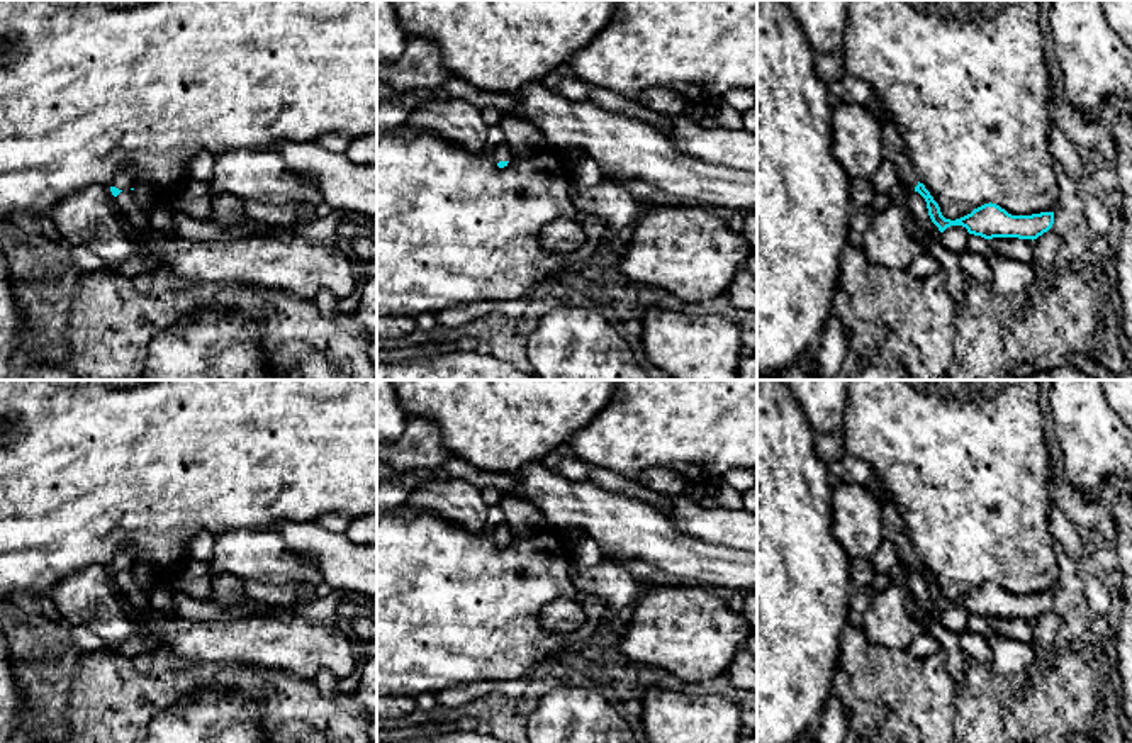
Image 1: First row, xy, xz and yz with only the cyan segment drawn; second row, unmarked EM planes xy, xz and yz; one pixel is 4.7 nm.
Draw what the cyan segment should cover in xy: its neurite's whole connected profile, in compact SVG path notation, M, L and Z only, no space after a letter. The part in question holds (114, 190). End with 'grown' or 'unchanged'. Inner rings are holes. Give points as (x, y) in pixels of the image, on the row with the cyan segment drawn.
M126 168L119 170L110 183L112 195L117 197L122 190L131 188L134 188L131 173Z | grown

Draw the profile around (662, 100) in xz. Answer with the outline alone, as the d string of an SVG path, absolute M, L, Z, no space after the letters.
M653 87L642 93L642 103L664 115L686 114L686 98L674 90Z

